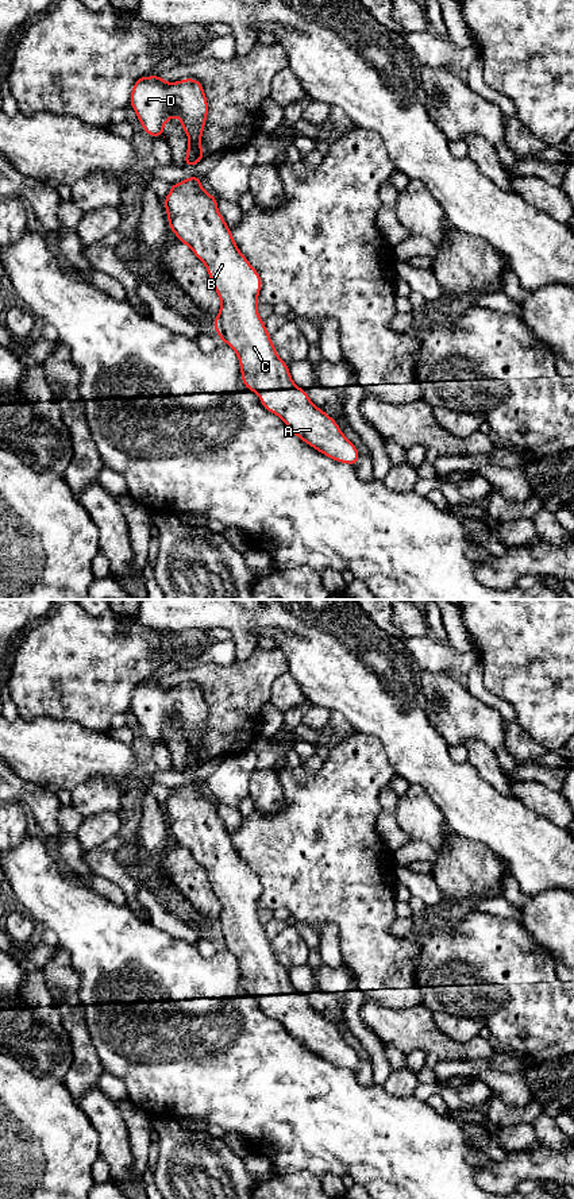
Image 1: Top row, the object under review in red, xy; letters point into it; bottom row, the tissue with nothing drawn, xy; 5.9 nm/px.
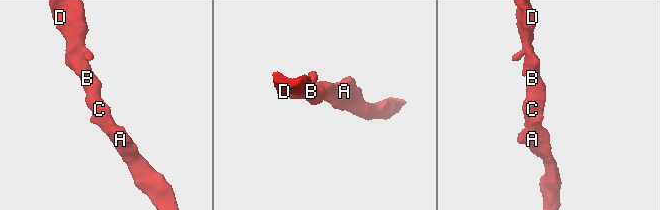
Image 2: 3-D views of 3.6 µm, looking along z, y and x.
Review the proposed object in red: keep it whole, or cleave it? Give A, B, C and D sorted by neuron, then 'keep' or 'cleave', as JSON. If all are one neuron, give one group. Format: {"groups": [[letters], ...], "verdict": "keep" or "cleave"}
{"groups": [["A", "B", "C", "D"]], "verdict": "keep"}

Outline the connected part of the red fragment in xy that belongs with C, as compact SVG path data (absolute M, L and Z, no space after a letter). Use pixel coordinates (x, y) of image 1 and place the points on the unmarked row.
M193 780L172 789L163 810L170 834L208 875L221 907L213 934L236 957L246 994L255 996L262 1011L277 1019L303 1046L336 1067L355 1071L361 1060L354 1048L343 1040L332 1022L309 1005L304 994L294 990L289 972L278 961L265 926L258 921L258 898L262 894L262 884L235 849L230 832L217 814L217 803L204 795L200 780Z

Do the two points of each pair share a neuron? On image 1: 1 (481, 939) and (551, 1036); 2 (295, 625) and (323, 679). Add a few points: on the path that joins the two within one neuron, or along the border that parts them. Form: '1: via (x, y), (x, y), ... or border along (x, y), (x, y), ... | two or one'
1: via (505, 963), (538, 995), (539, 1011) | one
2: via (308, 639), (323, 654), (323, 666) | one

